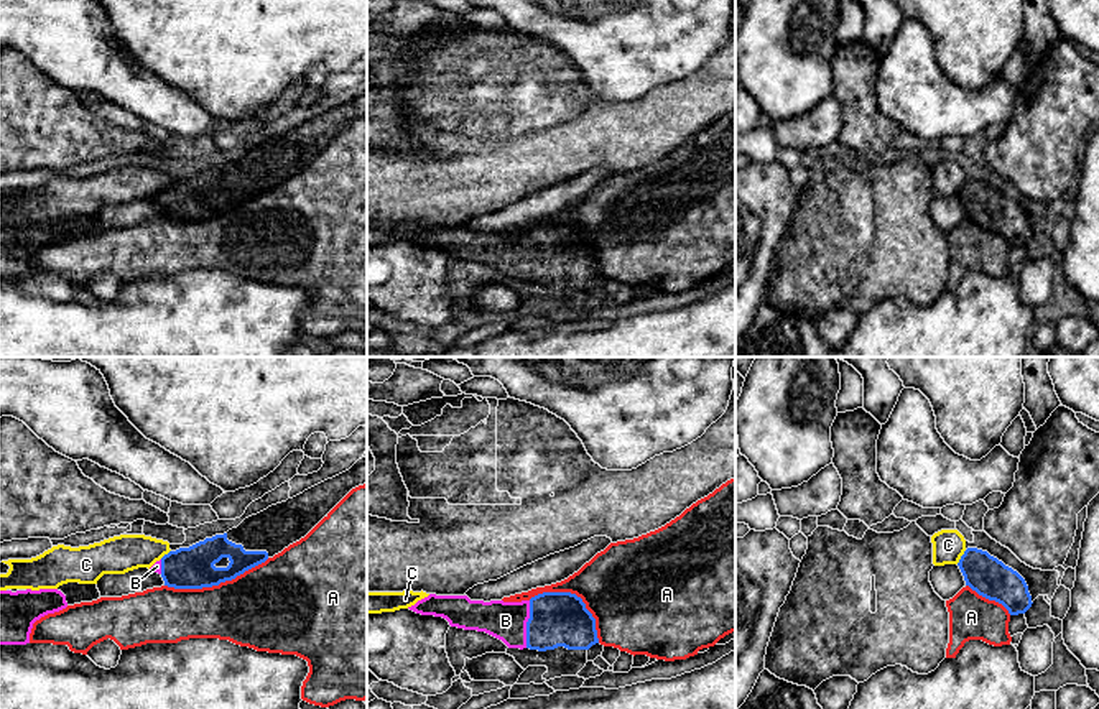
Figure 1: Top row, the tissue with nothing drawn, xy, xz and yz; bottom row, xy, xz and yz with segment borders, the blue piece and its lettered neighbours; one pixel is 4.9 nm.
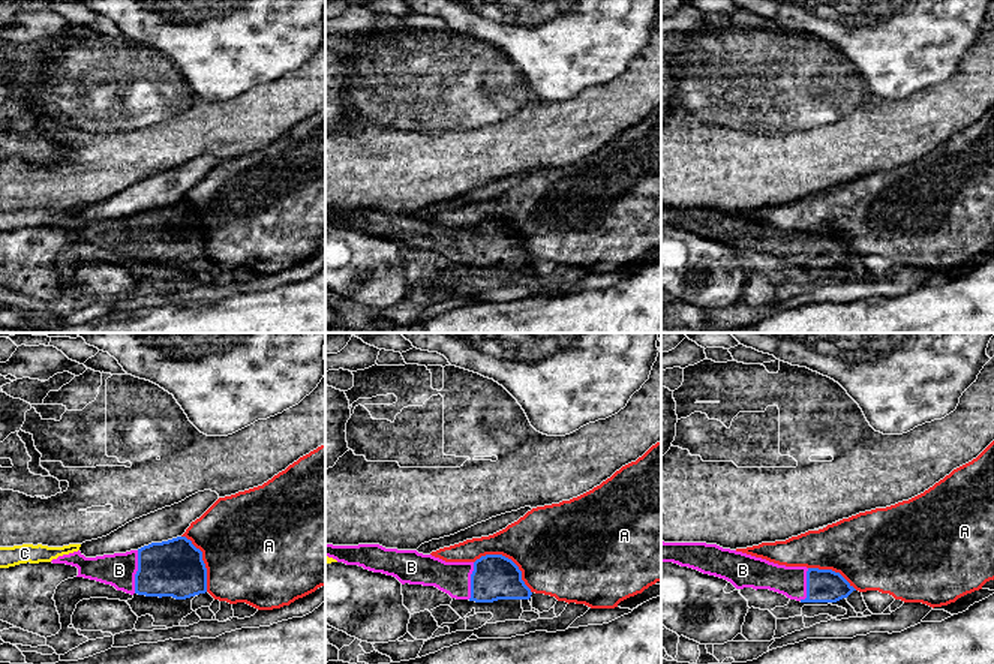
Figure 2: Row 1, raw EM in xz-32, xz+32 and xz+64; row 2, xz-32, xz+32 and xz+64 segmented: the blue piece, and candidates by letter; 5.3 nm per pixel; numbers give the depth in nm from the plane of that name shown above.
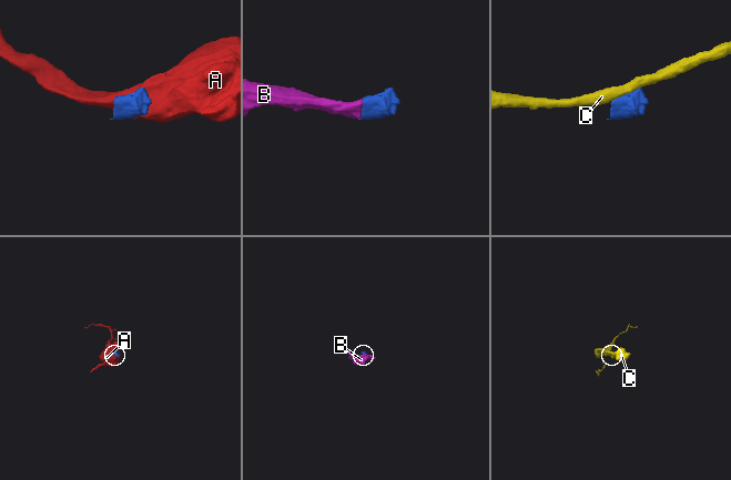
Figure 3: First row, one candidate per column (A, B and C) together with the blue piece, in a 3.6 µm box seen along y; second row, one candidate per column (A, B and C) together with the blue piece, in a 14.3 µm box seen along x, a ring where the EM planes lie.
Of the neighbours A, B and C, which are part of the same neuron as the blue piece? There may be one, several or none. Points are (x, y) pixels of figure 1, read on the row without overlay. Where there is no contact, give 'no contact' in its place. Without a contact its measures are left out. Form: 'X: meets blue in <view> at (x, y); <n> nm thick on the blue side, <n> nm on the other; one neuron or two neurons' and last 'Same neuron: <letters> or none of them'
A: meets blue in xy at (216, 216); 200 nm thick on the blue side, 380 nm on the other; two neurons
B: meets blue in xz at (527, 255); 280 nm thick on the blue side, 190 nm on the other; one neuron
C: meets blue in yz at (961, 188); 190 nm thick on the blue side, 160 nm on the other; two neurons
Same neuron: B

